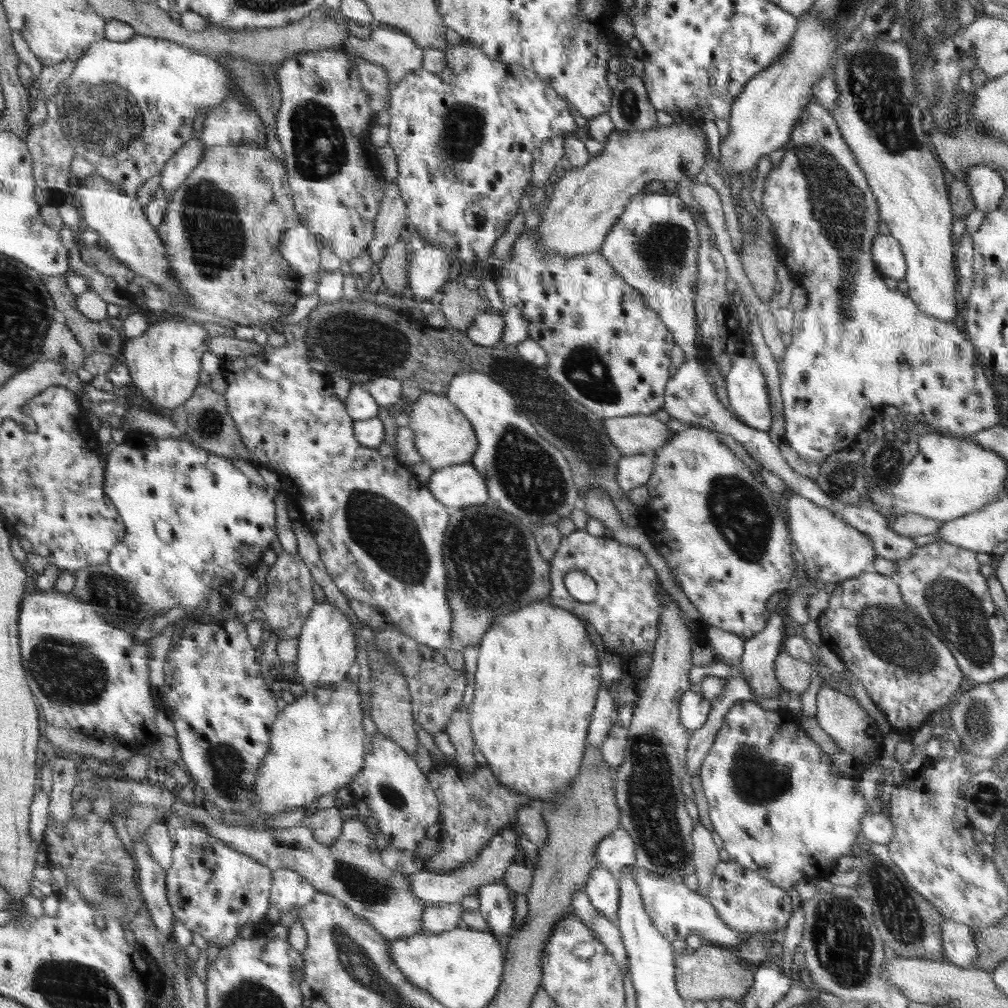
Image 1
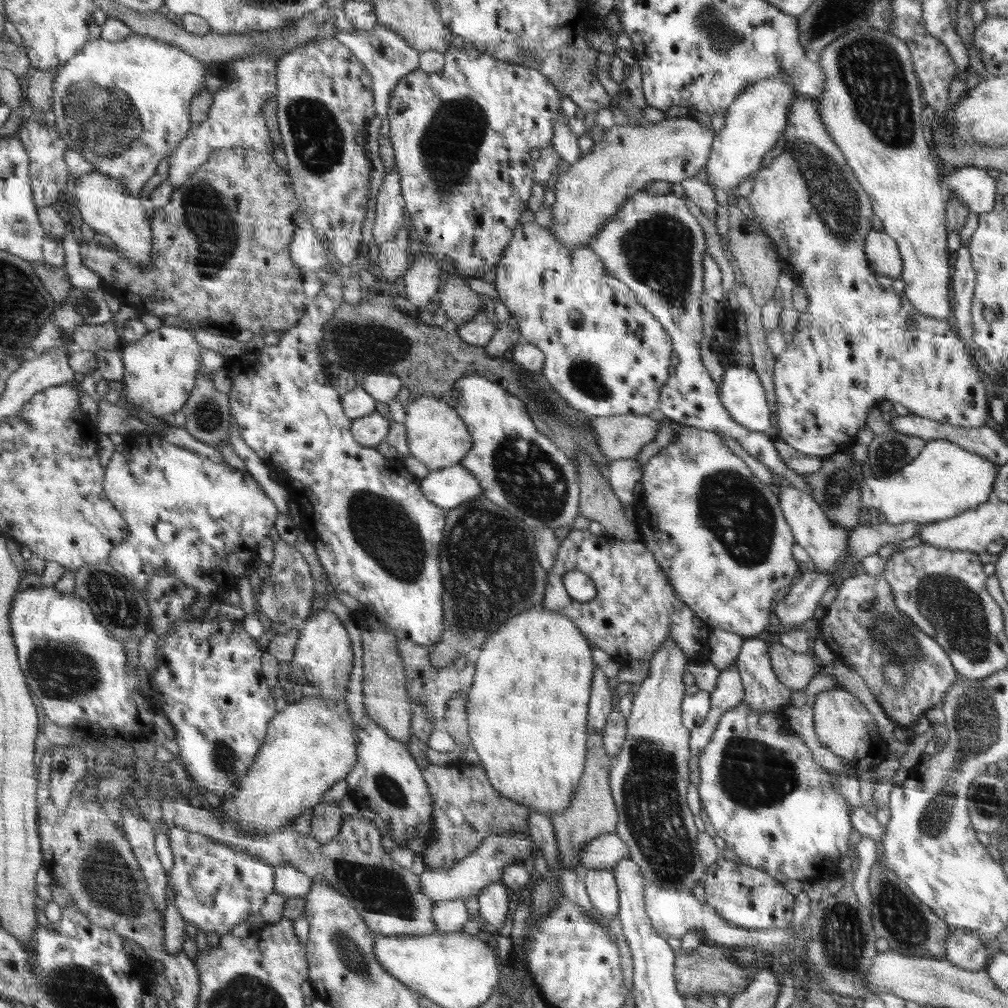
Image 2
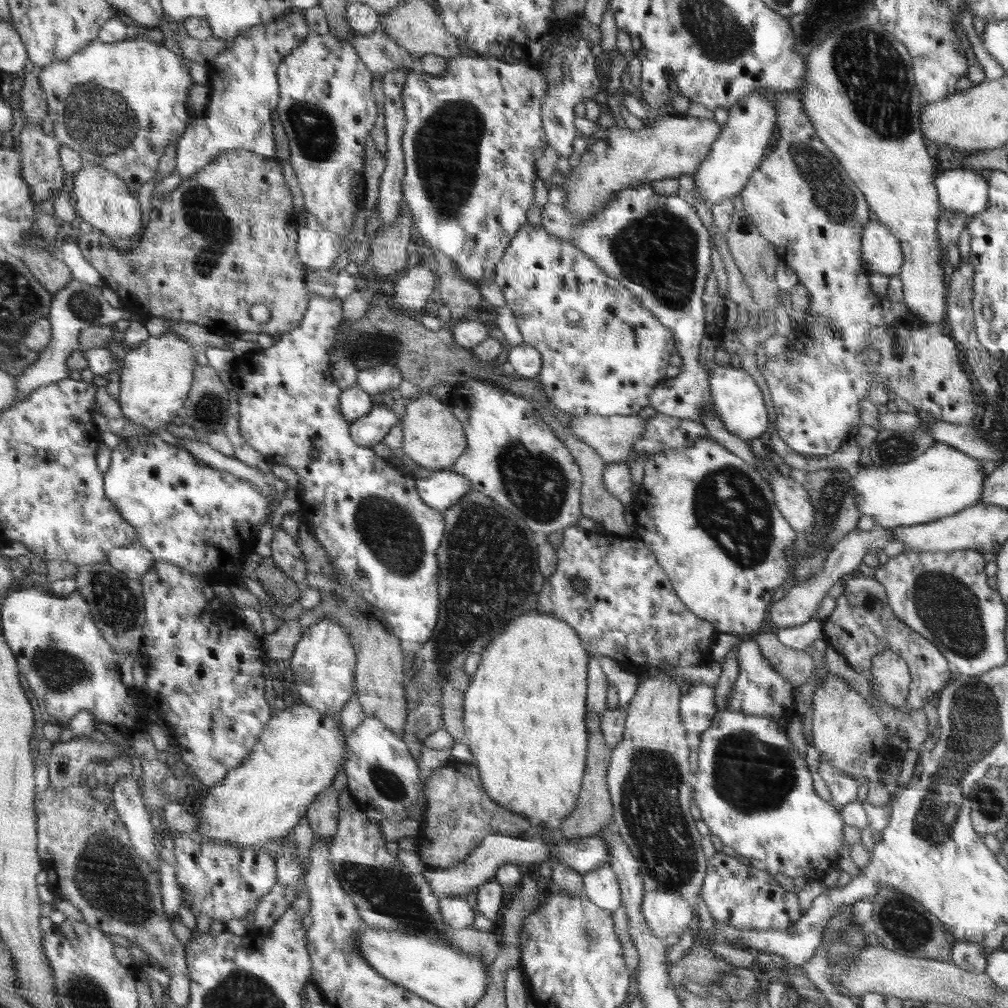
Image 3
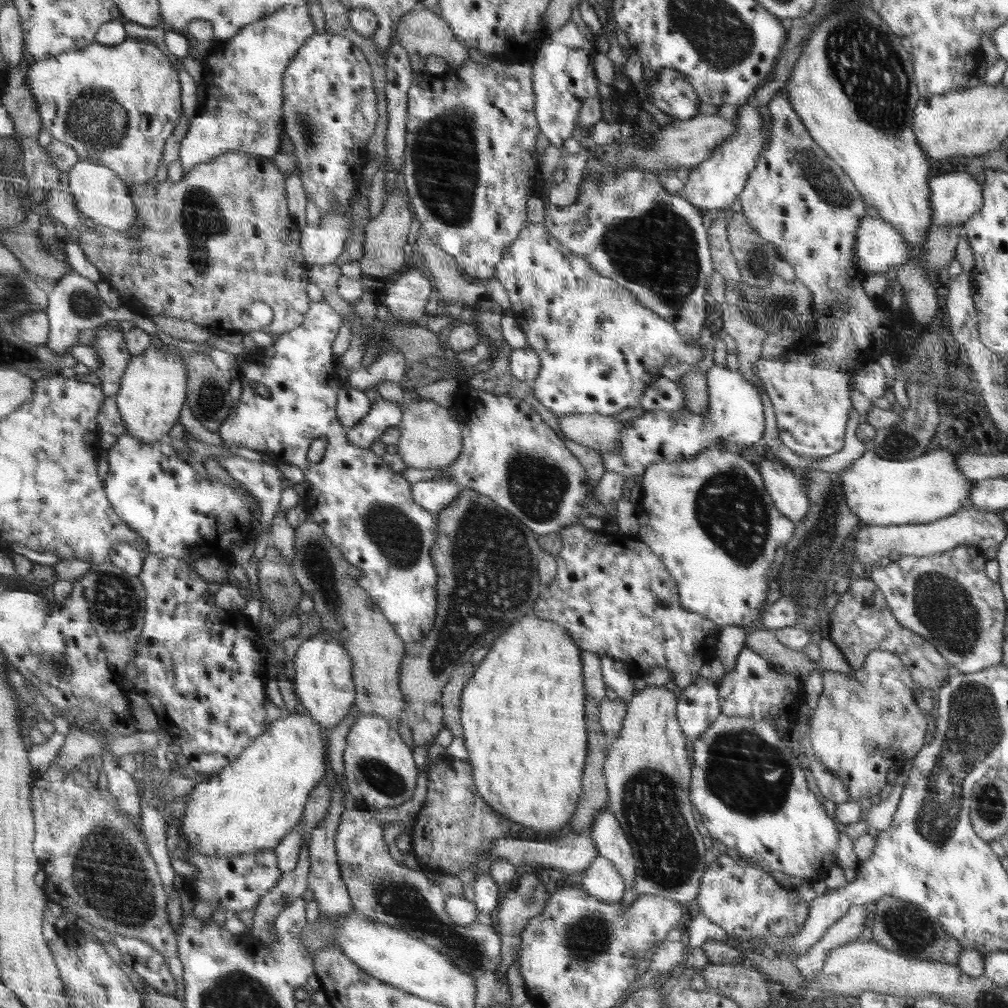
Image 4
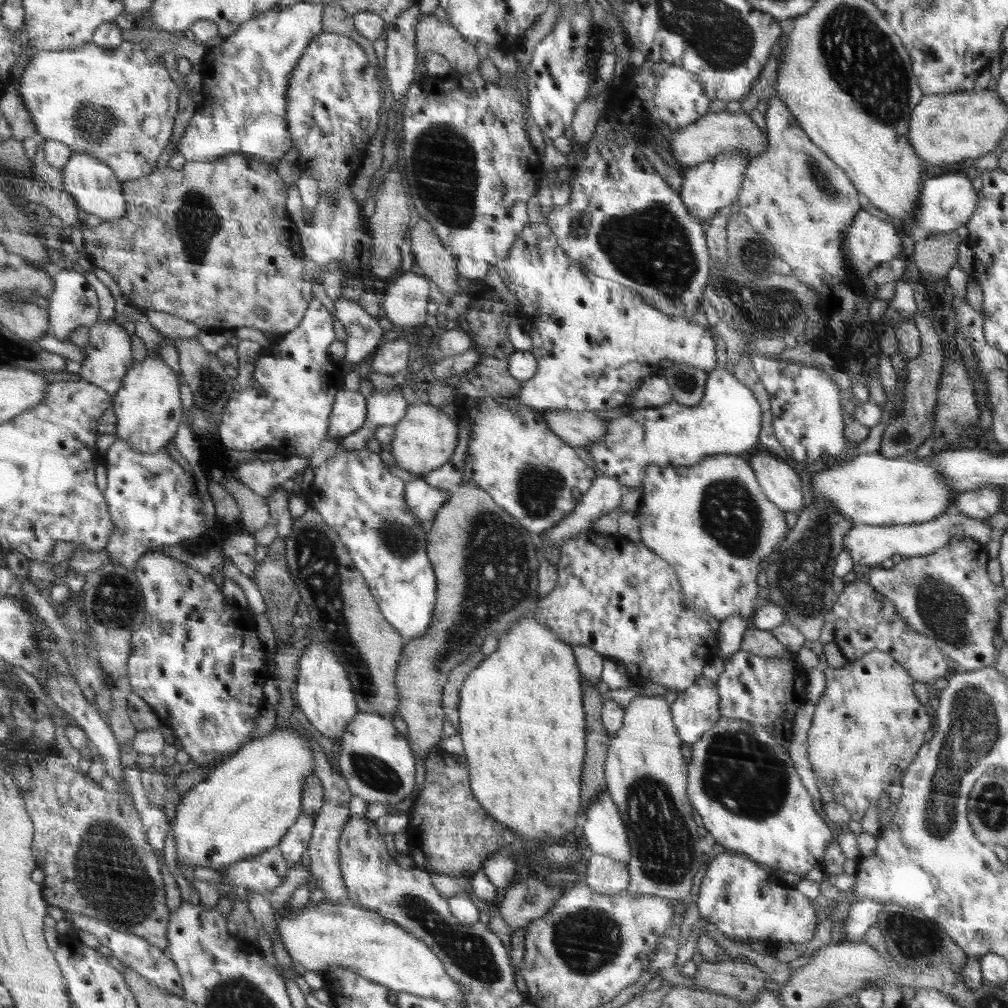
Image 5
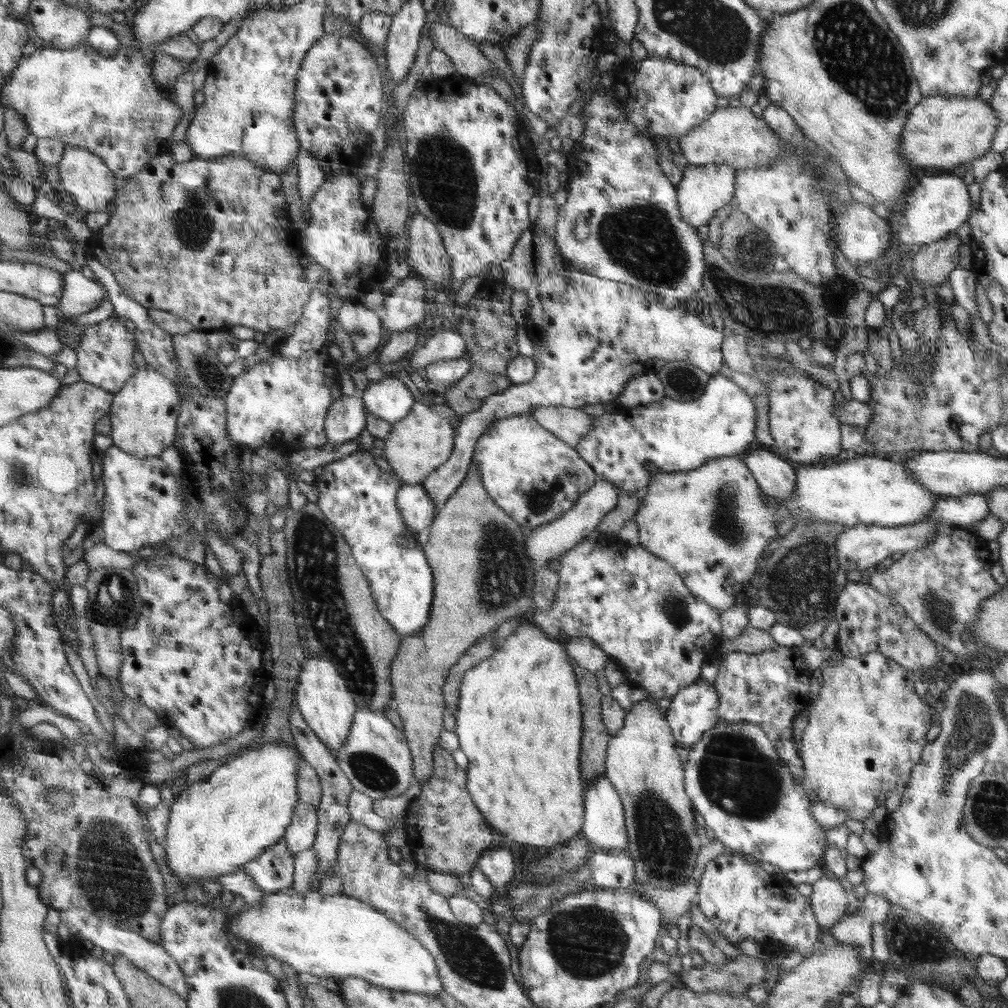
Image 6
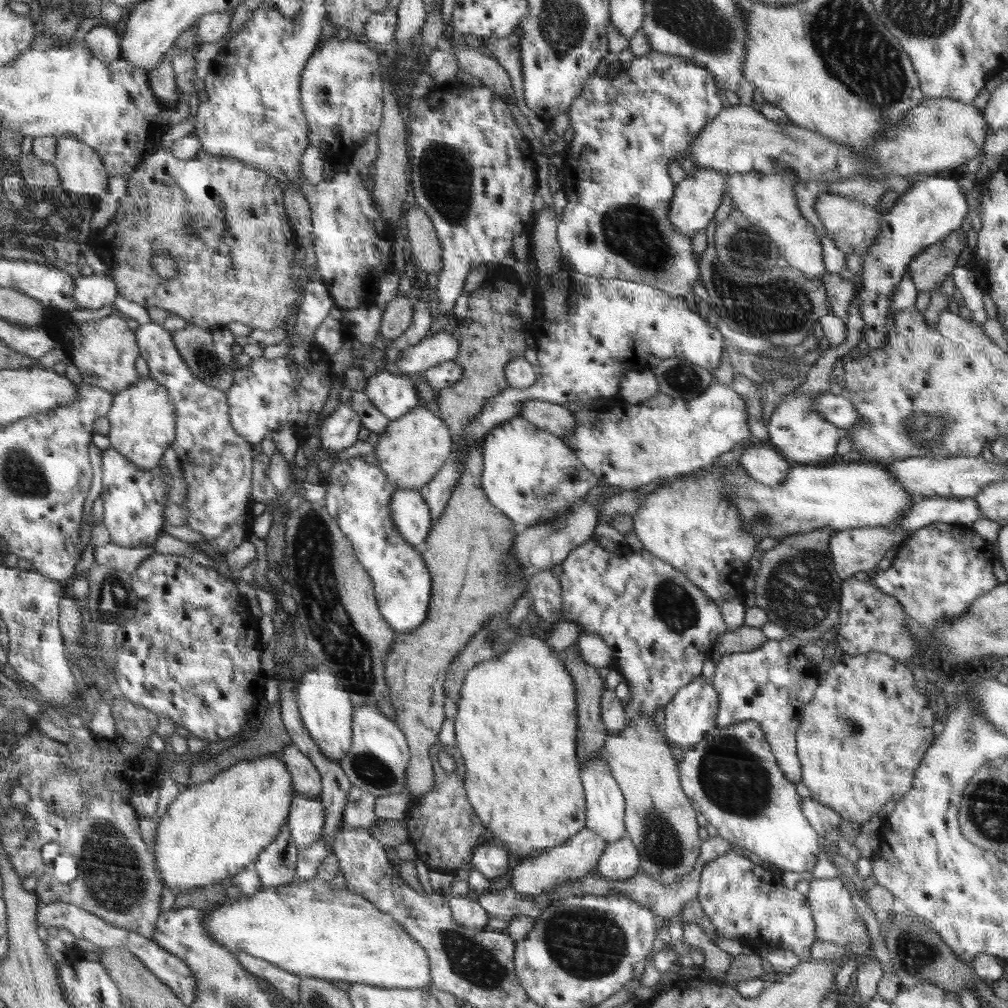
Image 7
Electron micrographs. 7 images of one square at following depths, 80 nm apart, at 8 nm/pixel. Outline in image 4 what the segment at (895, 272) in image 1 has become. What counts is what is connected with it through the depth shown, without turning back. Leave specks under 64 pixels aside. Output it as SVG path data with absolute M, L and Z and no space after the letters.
M878 216L862 217L862 230L858 230L858 268L864 275L884 273L890 266L903 265L907 262L910 249L905 240L893 226Z

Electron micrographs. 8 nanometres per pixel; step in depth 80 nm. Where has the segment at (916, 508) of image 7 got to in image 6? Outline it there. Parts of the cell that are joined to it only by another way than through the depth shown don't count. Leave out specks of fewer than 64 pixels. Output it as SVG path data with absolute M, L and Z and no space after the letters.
M968 494L964 496L940 496L924 520L940 520L956 527L972 525L989 515L987 496Z

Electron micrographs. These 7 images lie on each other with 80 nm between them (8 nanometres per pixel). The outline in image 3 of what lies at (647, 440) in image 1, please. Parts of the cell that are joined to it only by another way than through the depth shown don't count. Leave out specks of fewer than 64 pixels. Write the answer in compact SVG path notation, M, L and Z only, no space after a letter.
M589 414L574 417L569 424L571 434L591 446L608 463L626 460L634 444L644 437L648 422L638 415L603 417Z

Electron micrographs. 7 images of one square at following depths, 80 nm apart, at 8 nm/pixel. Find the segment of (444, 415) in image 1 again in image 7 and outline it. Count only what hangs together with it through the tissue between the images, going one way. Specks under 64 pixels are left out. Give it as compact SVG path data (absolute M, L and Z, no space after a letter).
M420 406L412 409L404 417L391 420L379 435L375 446L375 456L384 471L398 488L419 490L436 476L452 454L453 435L448 425L430 410Z

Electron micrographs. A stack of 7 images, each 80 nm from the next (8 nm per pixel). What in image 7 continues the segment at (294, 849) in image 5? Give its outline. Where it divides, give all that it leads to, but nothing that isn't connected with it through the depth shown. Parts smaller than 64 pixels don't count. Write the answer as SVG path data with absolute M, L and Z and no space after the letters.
M297 793L293 798L288 824L299 850L321 838L324 823L325 814L320 796L306 798Z

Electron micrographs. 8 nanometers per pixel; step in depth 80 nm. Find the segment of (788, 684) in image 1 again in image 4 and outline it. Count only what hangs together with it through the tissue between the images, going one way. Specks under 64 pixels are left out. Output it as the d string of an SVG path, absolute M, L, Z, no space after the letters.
M775 629L750 630L747 633L745 647L803 680L817 669L817 663L810 660L804 652L790 649L781 643L777 639Z

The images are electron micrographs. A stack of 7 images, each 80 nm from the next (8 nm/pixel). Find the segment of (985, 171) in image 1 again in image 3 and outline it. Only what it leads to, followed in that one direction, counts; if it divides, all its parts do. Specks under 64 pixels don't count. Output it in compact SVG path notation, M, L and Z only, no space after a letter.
M964 168L947 170L939 174L936 187L941 213L950 210L972 217L989 208L990 184L978 172Z

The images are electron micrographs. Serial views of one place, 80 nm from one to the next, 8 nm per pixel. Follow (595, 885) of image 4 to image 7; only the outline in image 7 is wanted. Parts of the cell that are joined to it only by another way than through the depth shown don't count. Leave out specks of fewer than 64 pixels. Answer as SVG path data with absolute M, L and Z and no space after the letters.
M624 836L607 844L594 872L607 881L626 881L636 877L640 870L640 851L629 836Z

